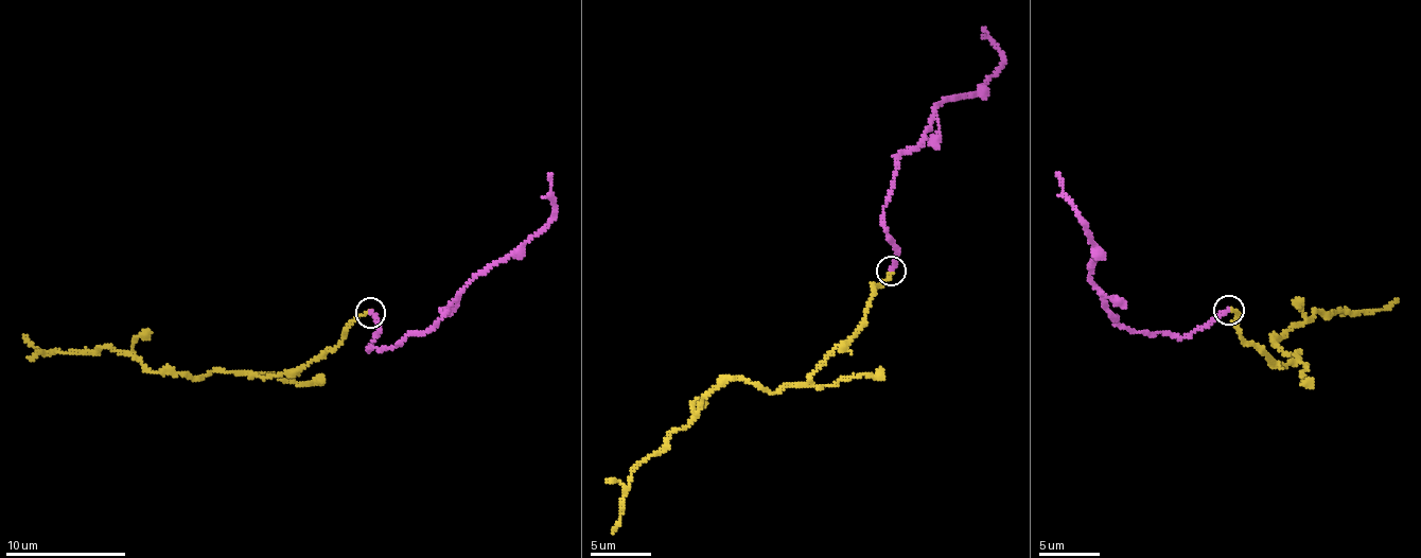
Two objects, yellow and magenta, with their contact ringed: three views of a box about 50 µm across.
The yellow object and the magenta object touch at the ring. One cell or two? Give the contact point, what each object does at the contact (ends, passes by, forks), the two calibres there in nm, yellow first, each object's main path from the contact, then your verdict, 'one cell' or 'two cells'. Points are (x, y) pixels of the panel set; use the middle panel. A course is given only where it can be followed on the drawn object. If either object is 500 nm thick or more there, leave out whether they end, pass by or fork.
(891, 271) | yellow ends | magenta ends | 190/200 nm | yellow via (890, 273), (851, 336), (807, 380), (769, 393), (724, 380), (699, 415), (631, 474), (612, 533) | magenta via (890, 269), (896, 248), (883, 206), (895, 162), (913, 151), (940, 103), (976, 96), (1001, 64), (982, 28) | one cell

